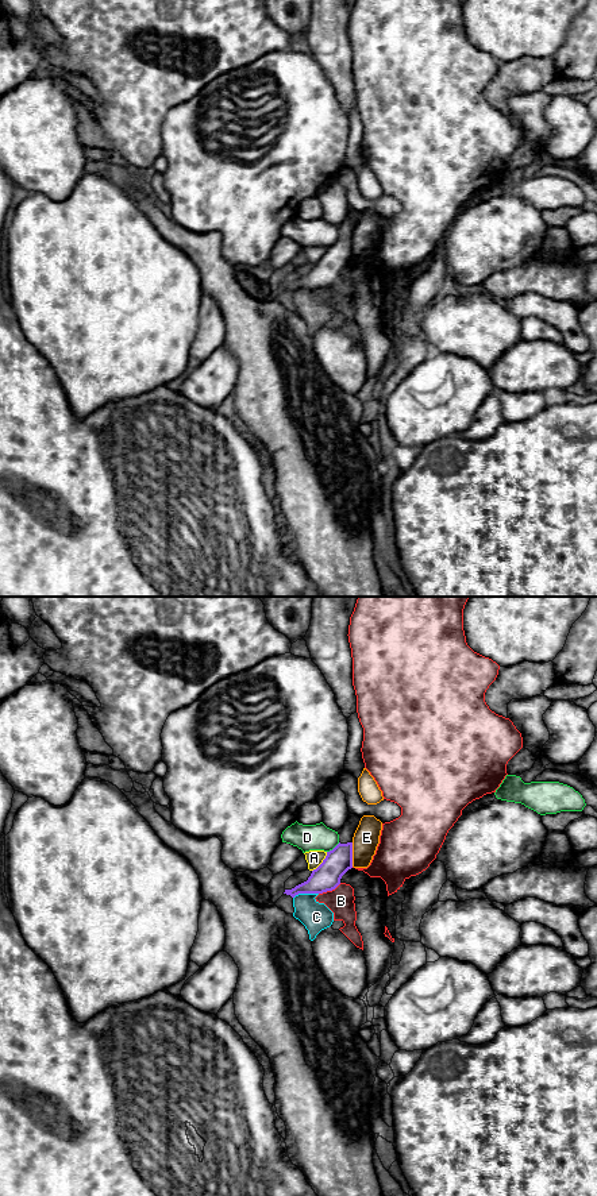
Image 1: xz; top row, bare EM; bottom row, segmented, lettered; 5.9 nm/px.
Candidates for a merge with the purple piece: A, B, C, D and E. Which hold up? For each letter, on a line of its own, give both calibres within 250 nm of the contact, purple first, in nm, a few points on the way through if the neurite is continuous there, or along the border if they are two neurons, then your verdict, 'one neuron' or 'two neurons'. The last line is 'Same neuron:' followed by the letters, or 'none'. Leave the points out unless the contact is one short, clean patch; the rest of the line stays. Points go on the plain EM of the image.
A: calibres 160 and 100 nm; border xz (327, 247), (326, 253), (312, 266); two neurons
B: calibres 160 and 160 nm; two neurons
C: calibres 160 and 170 nm; two neurons
D: calibres 160 and 160 nm; border xz (339, 238), (327, 247); two neurons
E: calibres 160 and 160 nm; two neurons
Same neuron: none

